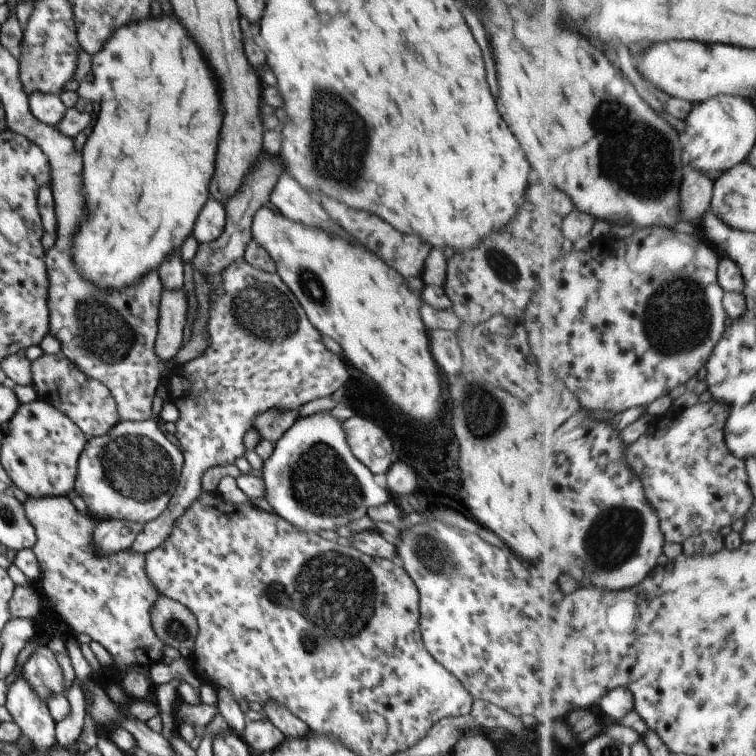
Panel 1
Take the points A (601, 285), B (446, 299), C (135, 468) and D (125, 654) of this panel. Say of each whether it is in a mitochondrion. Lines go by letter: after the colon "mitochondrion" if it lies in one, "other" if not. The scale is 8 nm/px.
A: other
B: other
C: mitochondrion
D: other

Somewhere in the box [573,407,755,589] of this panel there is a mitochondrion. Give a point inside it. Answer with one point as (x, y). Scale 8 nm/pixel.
(619, 530)

